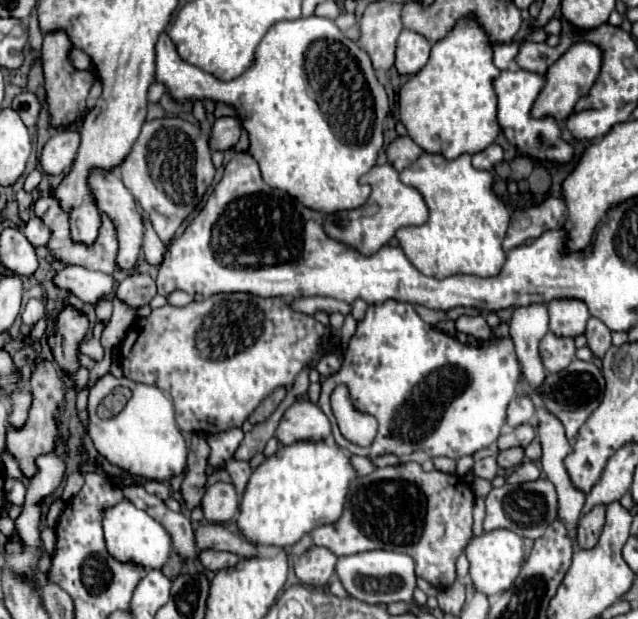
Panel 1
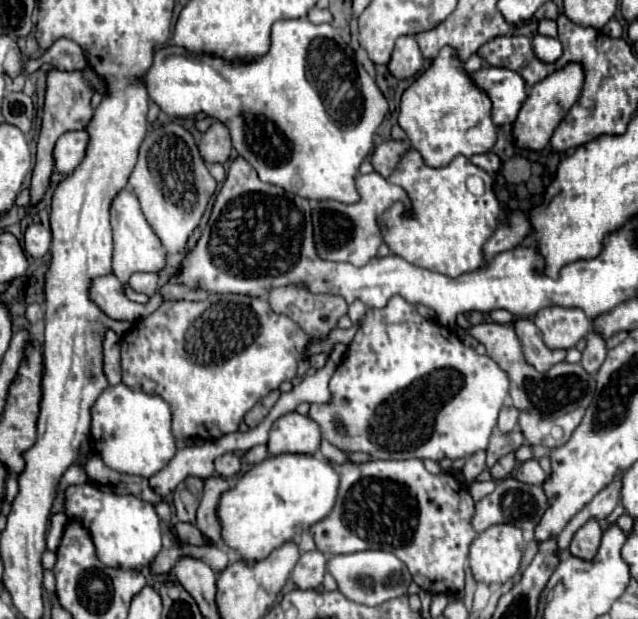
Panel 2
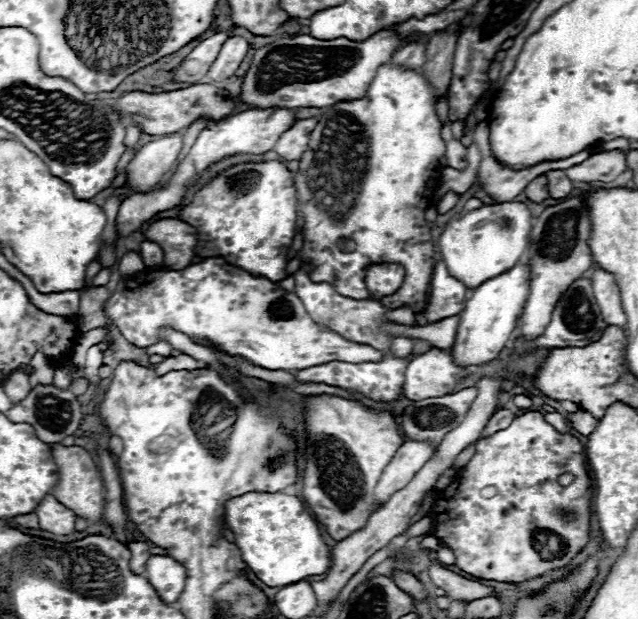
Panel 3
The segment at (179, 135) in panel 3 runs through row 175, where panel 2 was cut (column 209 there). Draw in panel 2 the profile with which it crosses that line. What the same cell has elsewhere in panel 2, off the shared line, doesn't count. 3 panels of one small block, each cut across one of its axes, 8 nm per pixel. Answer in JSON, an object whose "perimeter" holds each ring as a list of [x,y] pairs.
{"perimeter":[[[214,120],[210,128],[202,134],[202,140],[198,142],[198,150],[206,164],[214,164],[214,162],[224,164],[232,152],[232,142],[230,142],[230,134],[226,132],[226,126]]]}

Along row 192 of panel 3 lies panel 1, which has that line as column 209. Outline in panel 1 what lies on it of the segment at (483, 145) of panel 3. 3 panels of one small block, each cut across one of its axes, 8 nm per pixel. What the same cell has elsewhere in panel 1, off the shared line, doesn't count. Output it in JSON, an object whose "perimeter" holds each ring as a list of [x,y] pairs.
{"perimeter":[[[224,482],[212,484],[202,498],[202,510],[208,520],[214,522],[232,520],[238,514],[238,496],[234,486]]]}

